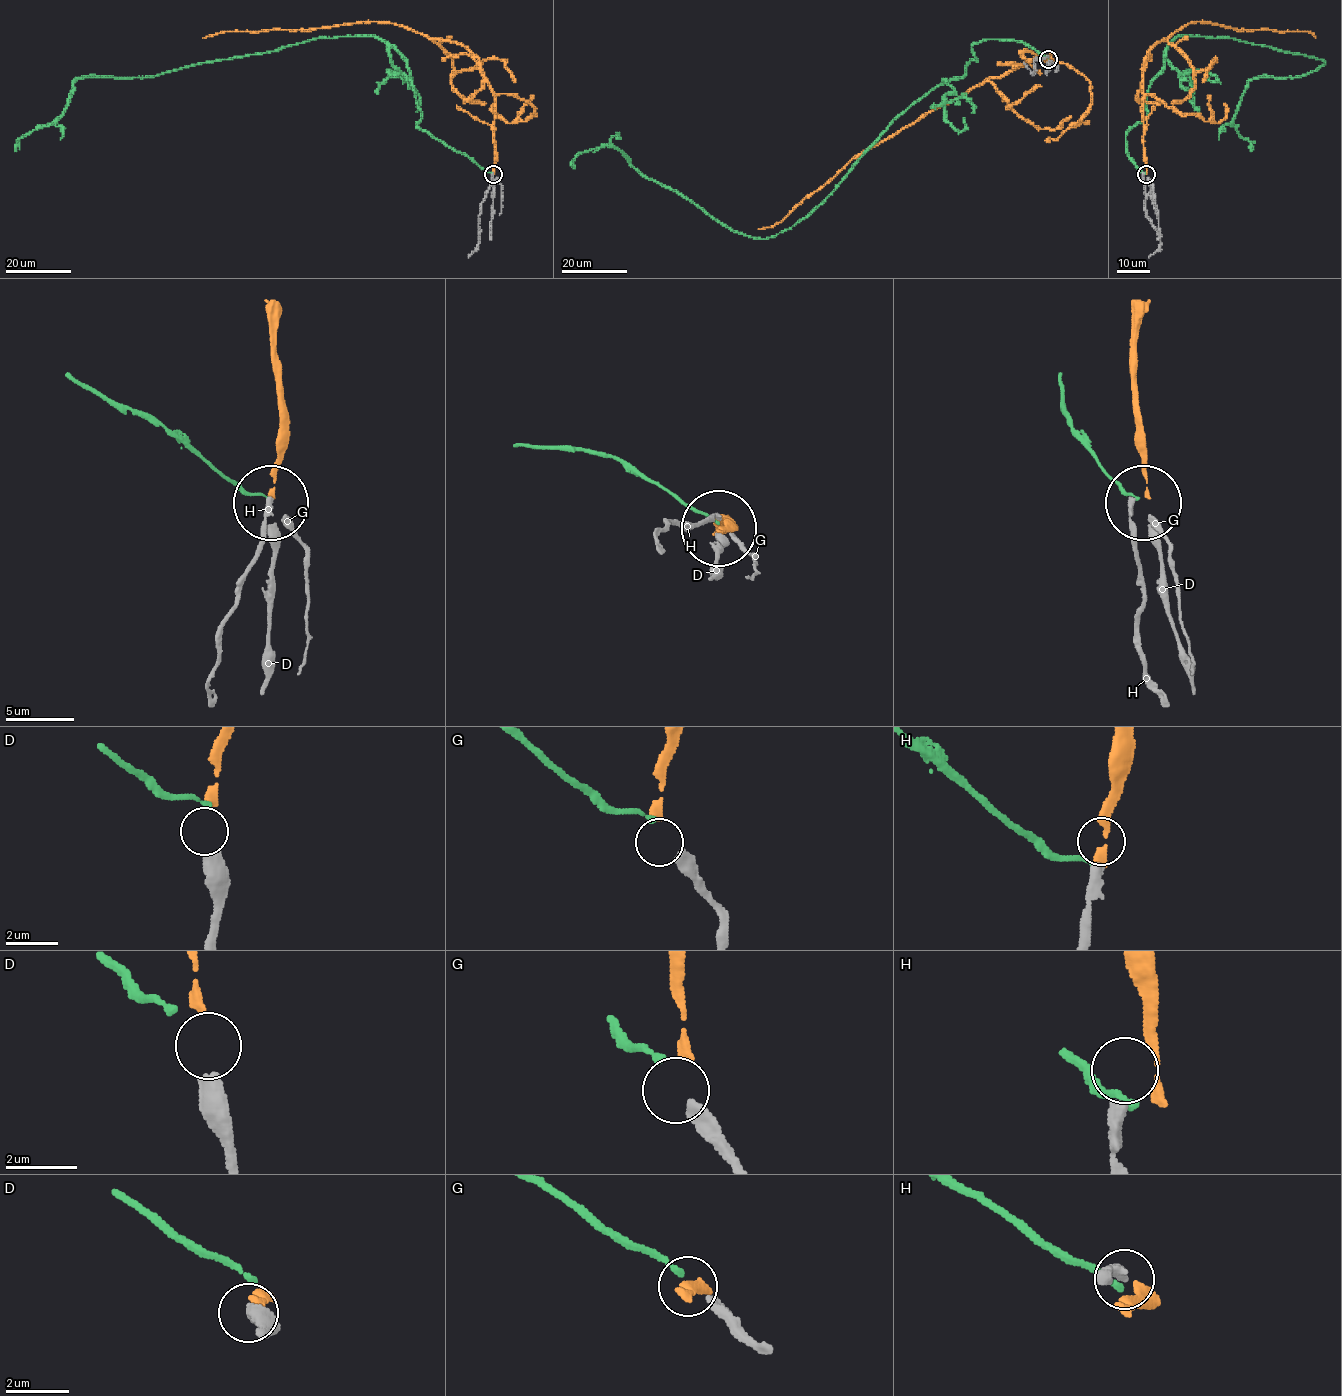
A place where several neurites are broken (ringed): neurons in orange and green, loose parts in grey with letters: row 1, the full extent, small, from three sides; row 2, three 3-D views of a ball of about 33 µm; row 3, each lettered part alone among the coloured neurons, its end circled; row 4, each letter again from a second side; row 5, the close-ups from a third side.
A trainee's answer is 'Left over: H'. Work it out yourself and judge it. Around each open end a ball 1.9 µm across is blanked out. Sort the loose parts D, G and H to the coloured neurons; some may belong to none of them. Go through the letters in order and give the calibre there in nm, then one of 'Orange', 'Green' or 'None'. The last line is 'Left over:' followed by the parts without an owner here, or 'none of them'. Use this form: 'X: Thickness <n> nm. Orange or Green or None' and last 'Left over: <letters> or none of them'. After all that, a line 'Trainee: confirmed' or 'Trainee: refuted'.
D: Thickness 600 nm. Orange
G: Thickness 400 nm. Green
H: Thickness 400 nm. None
Left over: H
Trainee: confirmed

